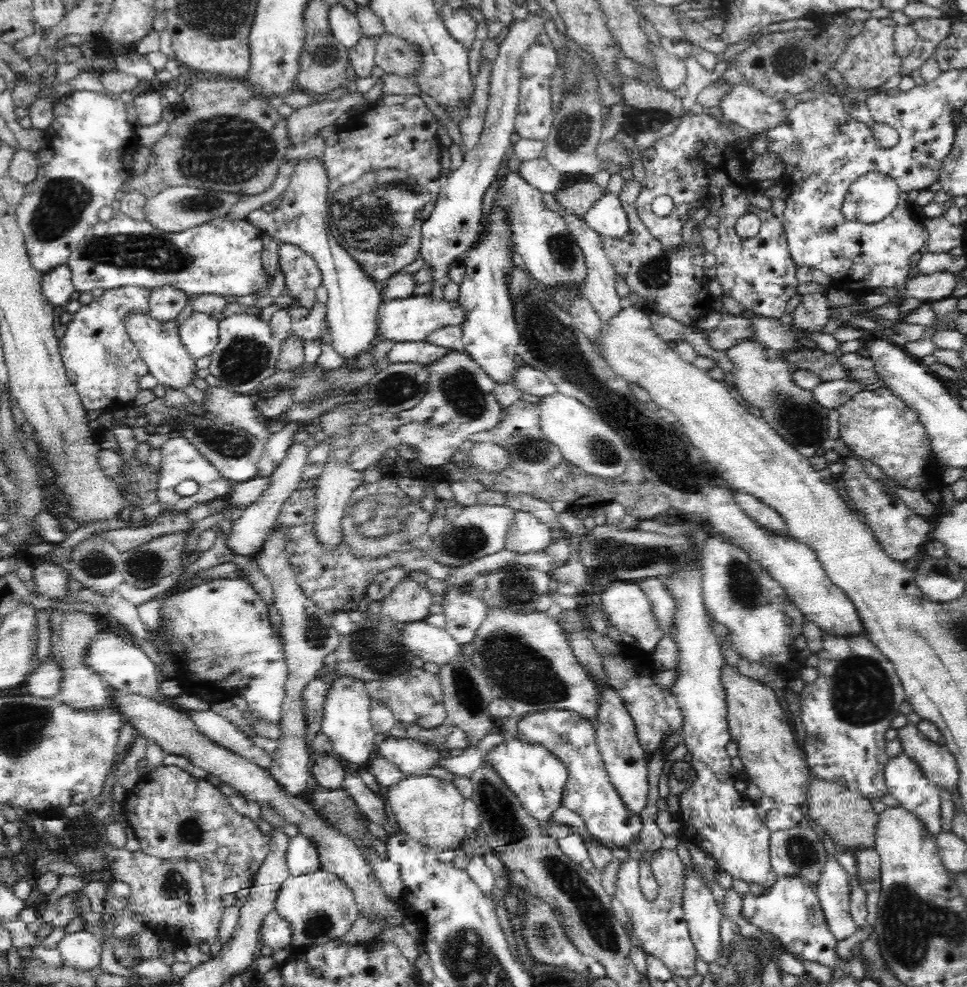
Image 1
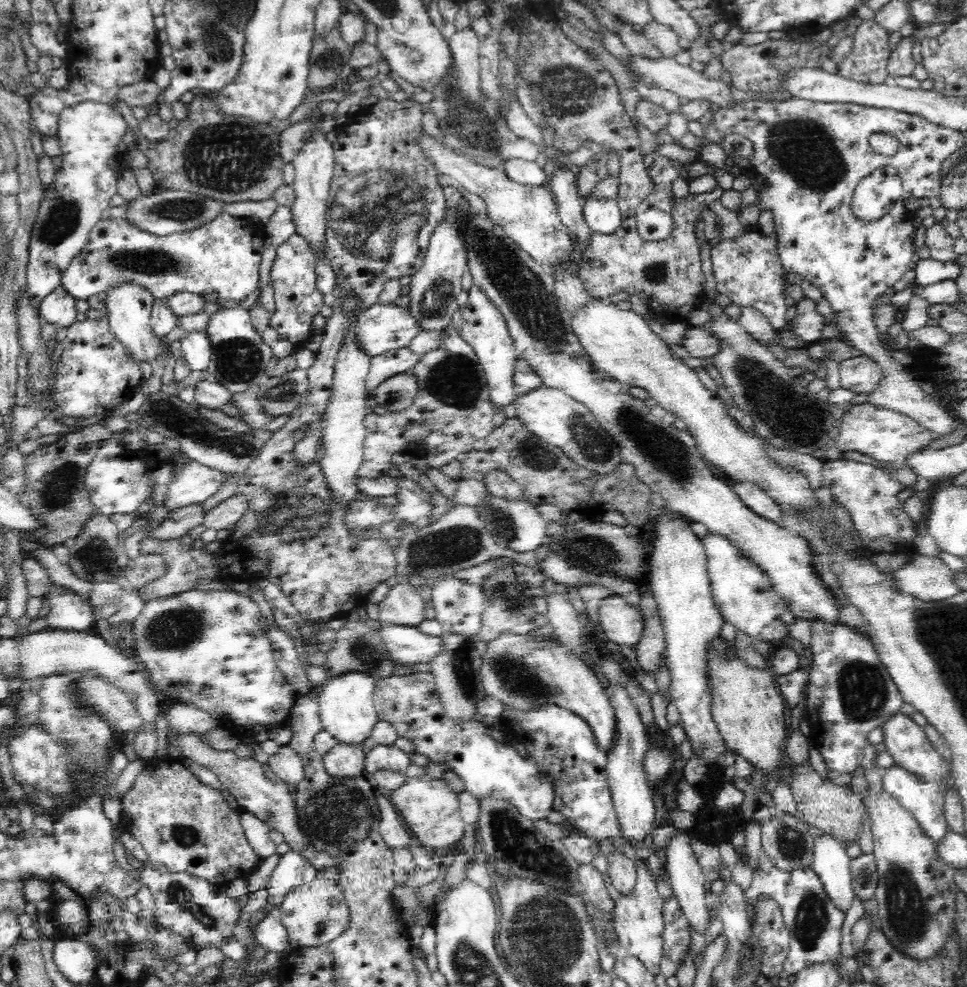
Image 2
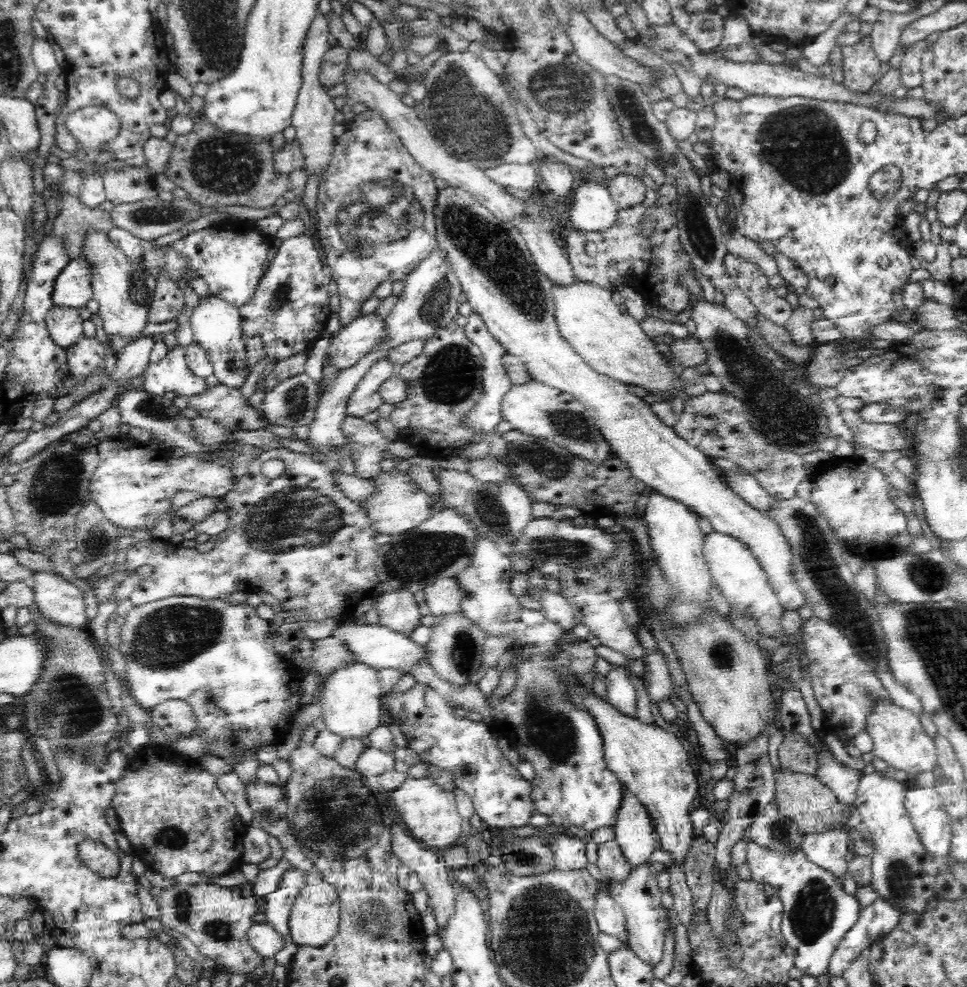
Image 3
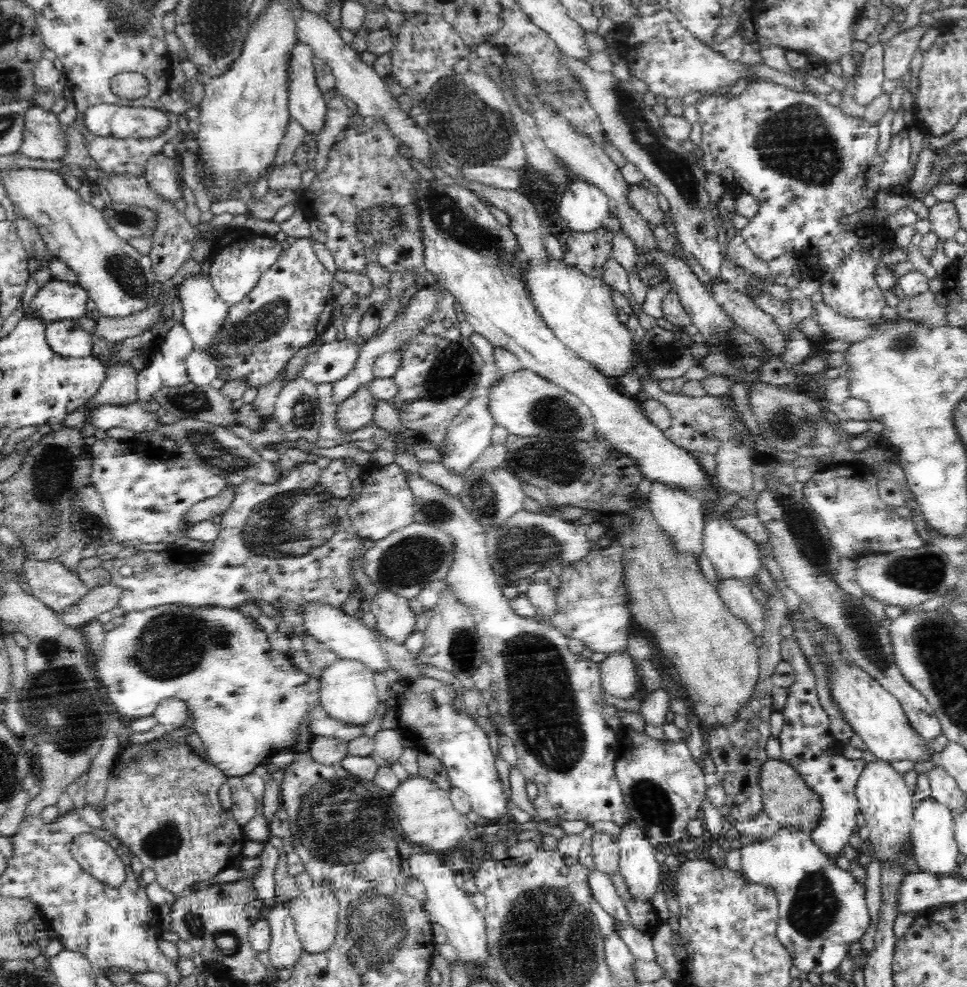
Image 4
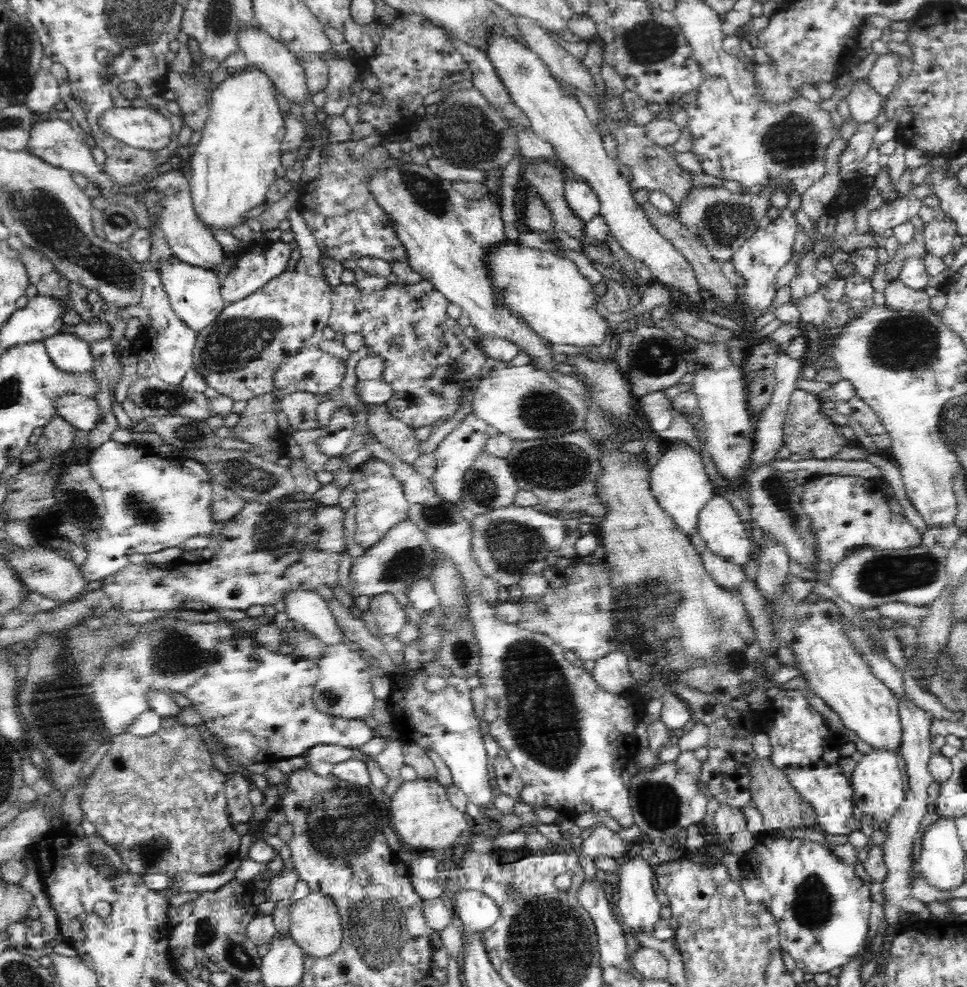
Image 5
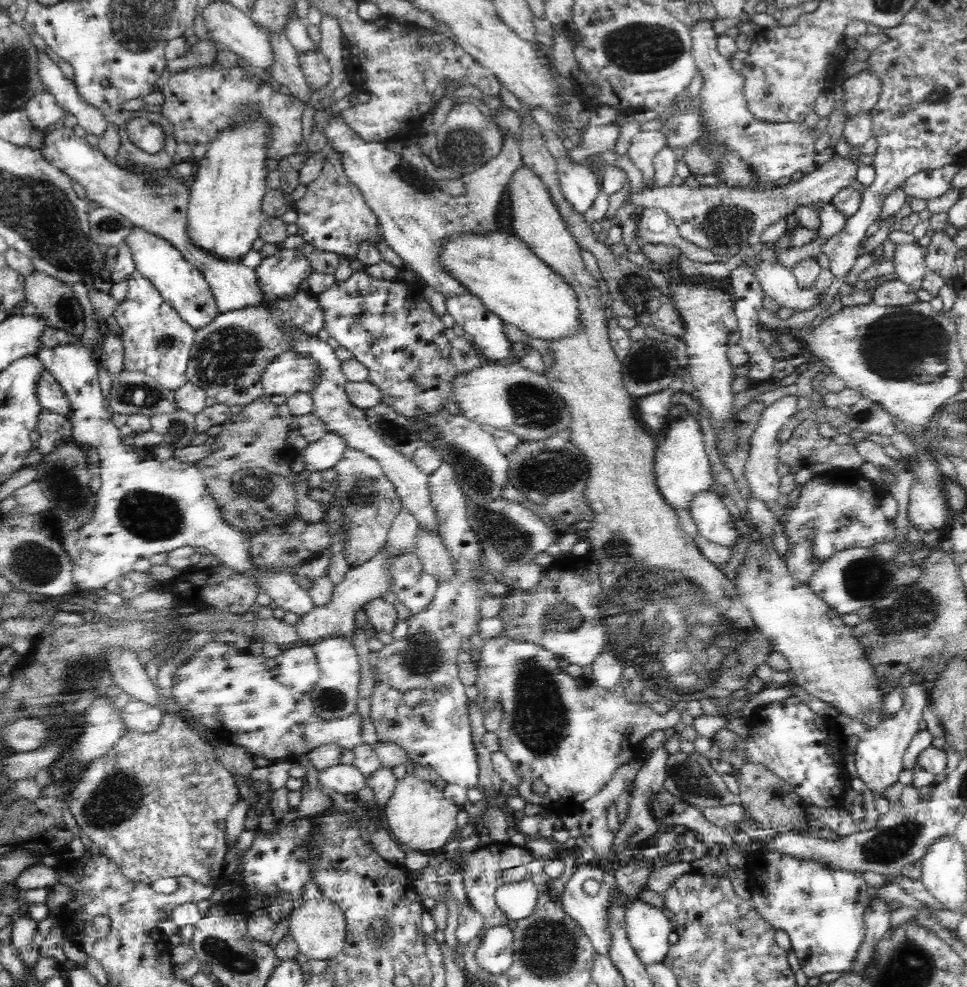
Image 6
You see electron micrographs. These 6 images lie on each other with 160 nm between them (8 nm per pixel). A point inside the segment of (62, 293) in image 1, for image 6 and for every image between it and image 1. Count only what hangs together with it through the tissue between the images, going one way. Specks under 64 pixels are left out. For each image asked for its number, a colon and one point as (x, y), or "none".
2: (59, 308)
3: (65, 326)
4: (68, 338)
5: (70, 353)
6: (135, 516)

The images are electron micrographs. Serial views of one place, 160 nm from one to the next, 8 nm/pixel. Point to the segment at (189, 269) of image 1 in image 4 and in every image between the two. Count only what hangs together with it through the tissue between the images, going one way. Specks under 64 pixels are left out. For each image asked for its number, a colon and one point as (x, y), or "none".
2: (221, 259)
3: (228, 256)
4: (239, 259)

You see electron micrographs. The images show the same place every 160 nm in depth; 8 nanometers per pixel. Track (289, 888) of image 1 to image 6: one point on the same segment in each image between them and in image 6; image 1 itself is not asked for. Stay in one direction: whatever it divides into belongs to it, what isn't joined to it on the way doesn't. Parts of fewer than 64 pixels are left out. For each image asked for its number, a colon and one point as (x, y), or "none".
2: (314, 913)
3: (314, 918)
4: (314, 912)
5: (315, 922)
6: (318, 927)

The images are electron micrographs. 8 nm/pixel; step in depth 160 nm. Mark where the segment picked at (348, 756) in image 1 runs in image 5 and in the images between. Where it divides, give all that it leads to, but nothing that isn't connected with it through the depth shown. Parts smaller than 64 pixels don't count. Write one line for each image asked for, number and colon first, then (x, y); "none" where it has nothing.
2: (346, 710)
3: (350, 698)
4: (347, 692)
5: (343, 689)

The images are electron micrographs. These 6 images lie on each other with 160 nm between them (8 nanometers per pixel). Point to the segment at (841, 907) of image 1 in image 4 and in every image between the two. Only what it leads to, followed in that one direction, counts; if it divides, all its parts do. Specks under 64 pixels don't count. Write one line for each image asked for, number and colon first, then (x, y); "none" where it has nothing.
2: (830, 862)
3: (827, 849)
4: (809, 747)

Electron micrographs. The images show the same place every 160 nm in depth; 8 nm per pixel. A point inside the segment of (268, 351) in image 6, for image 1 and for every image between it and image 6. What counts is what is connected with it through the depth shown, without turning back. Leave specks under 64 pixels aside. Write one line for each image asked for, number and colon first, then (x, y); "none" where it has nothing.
1: (303, 278)
2: (298, 301)
3: (289, 311)
4: (292, 305)
5: (237, 354)

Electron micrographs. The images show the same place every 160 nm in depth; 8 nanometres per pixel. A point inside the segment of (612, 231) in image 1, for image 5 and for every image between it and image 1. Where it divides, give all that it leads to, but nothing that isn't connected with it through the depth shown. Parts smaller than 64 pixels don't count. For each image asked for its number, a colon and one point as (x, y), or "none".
2: (603, 215)
3: (592, 209)
4: (583, 207)
5: (584, 202)

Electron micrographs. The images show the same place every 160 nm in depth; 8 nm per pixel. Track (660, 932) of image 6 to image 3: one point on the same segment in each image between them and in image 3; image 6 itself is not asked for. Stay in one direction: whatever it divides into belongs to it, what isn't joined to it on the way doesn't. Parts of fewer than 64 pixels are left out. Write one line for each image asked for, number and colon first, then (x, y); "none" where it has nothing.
3: (633, 831)
4: (641, 872)
5: (640, 909)

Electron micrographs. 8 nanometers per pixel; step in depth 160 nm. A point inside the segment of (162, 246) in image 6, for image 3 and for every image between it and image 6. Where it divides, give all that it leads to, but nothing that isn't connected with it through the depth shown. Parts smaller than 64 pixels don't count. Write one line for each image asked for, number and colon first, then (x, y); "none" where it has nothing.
3: (217, 325)
4: (204, 312)
5: (194, 292)

